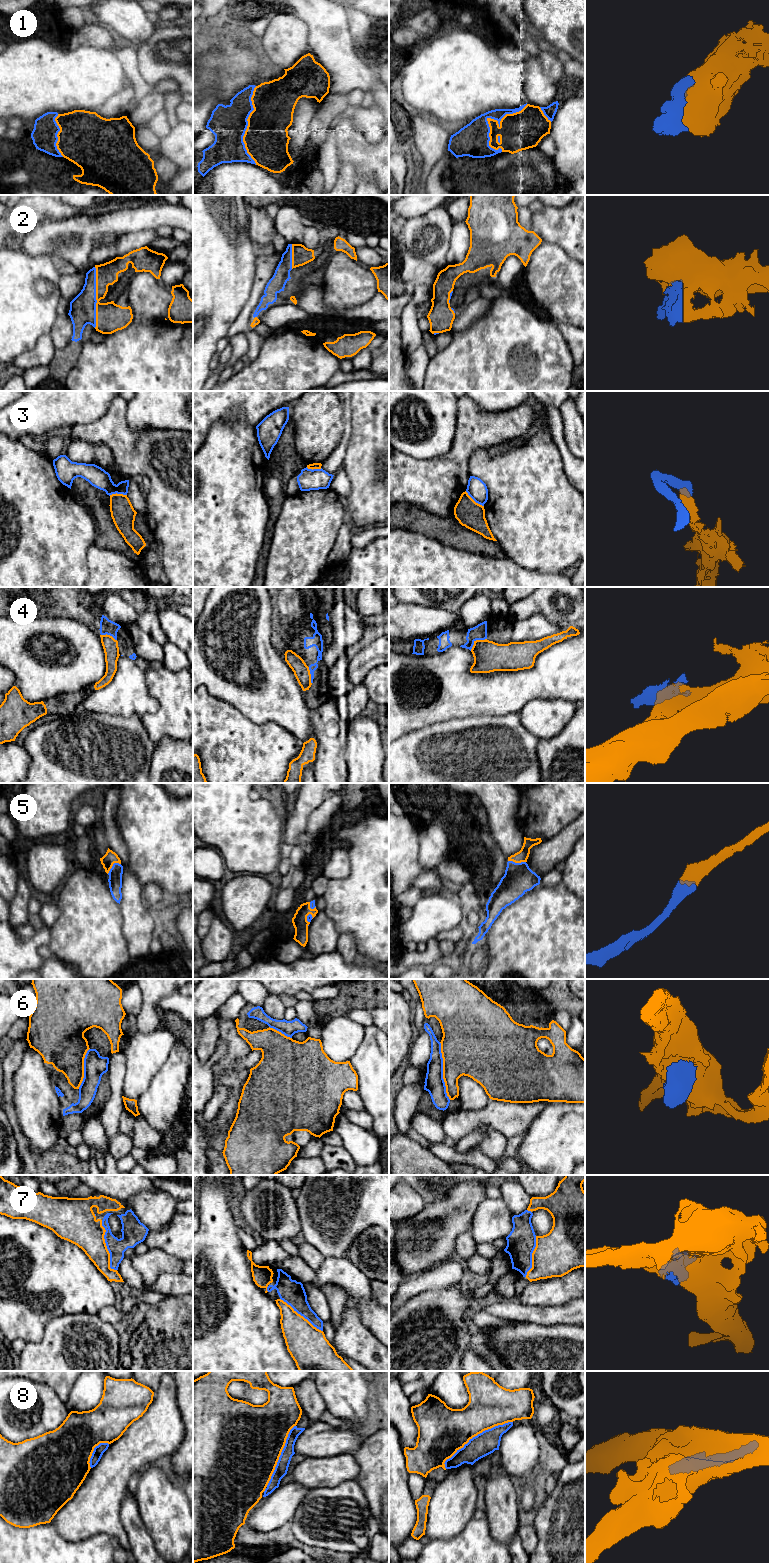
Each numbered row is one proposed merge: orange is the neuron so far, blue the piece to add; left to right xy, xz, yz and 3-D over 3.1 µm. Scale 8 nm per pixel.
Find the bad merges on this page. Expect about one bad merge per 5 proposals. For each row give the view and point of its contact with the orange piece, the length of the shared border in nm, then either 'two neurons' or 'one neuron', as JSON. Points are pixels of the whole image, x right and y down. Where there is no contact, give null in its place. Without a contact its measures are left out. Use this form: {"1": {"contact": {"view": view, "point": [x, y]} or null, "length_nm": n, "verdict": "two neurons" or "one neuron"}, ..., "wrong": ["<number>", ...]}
{"1": {"contact": {"view": "yz", "point": [492, 119]}, "length_nm": 460, "verdict": "one neuron"}, "2": {"contact": {"view": "xy", "point": [96, 297]}, "length_nm": 480, "verdict": "one neuron"}, "3": {"contact": {"view": "yz", "point": [473, 500]}, "length_nm": 200, "verdict": "two neurons"}, "4": {"contact": {"view": "yz", "point": [476, 640]}, "length_nm": 170, "verdict": "two neurons"}, "5": {"contact": {"view": "yz", "point": [517, 862]}, "length_nm": 140, "verdict": "one neuron"}, "6": {"contact": {"view": "yz", "point": [443, 1071]}, "length_nm": 480, "verdict": "one neuron"}, "7": {"contact": {"view": "xy", "point": [106, 1247]}, "length_nm": 420, "verdict": "one neuron"}, "8": {"contact": {"view": "yz", "point": [475, 1435]}, "length_nm": 650, "verdict": "two neurons"}, "wrong": ["3", "4", "8"]}

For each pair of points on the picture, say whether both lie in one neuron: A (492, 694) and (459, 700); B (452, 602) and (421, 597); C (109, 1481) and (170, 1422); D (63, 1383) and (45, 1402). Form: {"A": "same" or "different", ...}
{"A": "same", "B": "same", "C": "same", "D": "different"}

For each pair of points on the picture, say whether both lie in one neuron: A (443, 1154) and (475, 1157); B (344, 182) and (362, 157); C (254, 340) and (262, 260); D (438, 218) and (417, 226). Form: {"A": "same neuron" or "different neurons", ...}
{"A": "same neuron", "B": "different neurons", "C": "same neuron", "D": "same neuron"}

